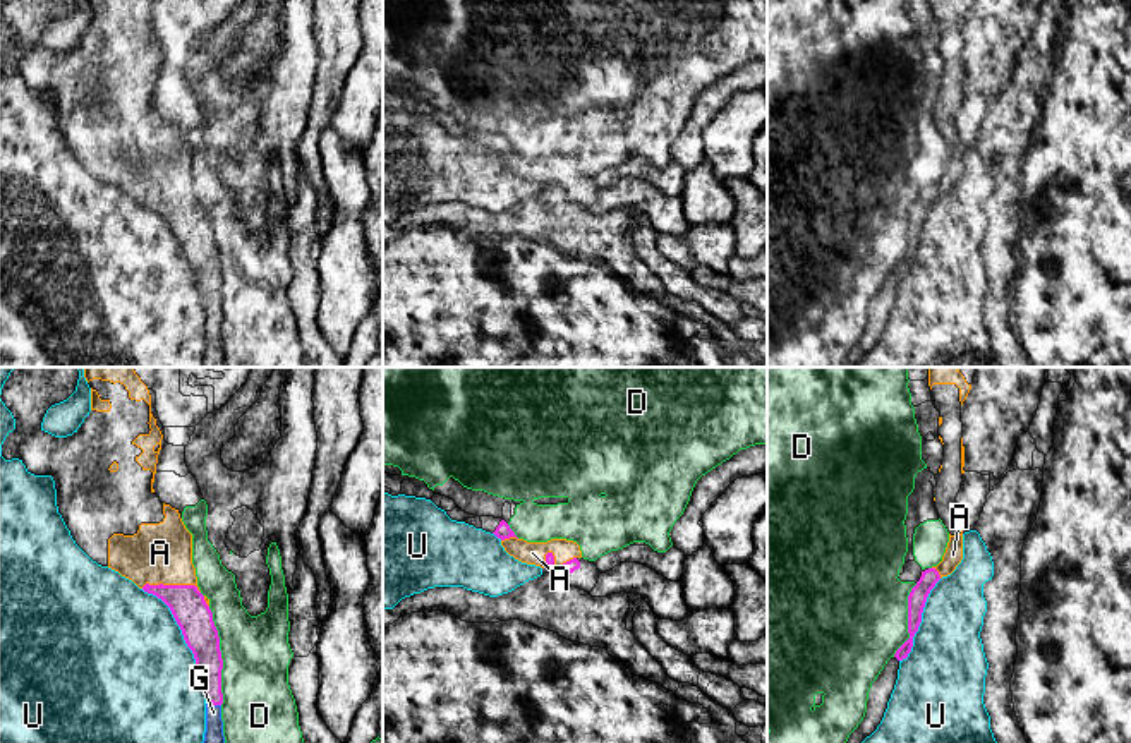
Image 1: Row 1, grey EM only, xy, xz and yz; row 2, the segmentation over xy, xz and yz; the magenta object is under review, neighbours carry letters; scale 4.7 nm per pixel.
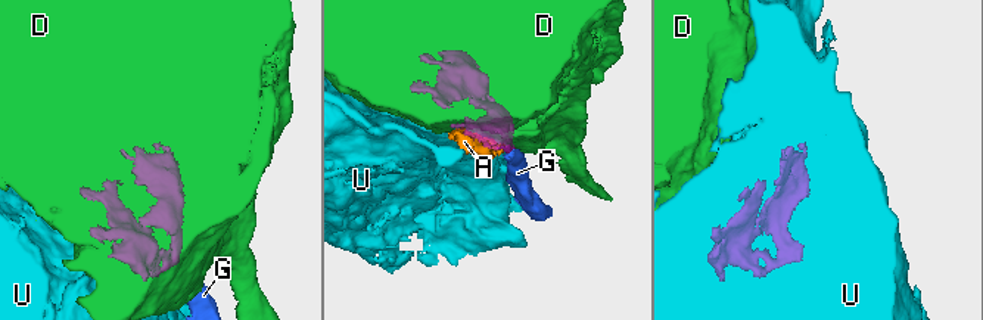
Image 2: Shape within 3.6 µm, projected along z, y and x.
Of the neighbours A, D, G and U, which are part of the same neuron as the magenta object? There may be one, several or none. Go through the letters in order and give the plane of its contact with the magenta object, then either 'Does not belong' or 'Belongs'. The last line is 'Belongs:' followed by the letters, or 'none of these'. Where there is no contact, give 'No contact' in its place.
A: Touches magenta in xy. Belongs
D: Touches magenta in xy. Does not belong
G: Touches magenta in xy. Belongs
U: Touches magenta in xy. Does not belong
Belongs: A, G

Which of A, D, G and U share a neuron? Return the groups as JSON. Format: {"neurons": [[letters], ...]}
{"neurons": [["A", "G"], ["D"], ["U"]]}

